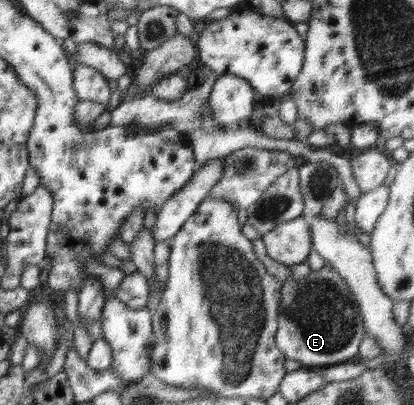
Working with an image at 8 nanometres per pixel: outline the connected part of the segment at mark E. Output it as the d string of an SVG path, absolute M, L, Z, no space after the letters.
M329 265L321 269L312 269L309 274L306 274L304 278L300 278L300 280L294 280L292 270L290 270L290 272L291 275L281 282L281 290L279 291L280 303L278 303L278 315L276 315L276 322L278 322L276 346L280 348L280 352L282 352L288 360L298 360L305 368L309 366L330 366L343 362L355 361L359 353L361 340L364 338L365 334L364 320L362 320L358 301L351 290L347 288L345 281Z

